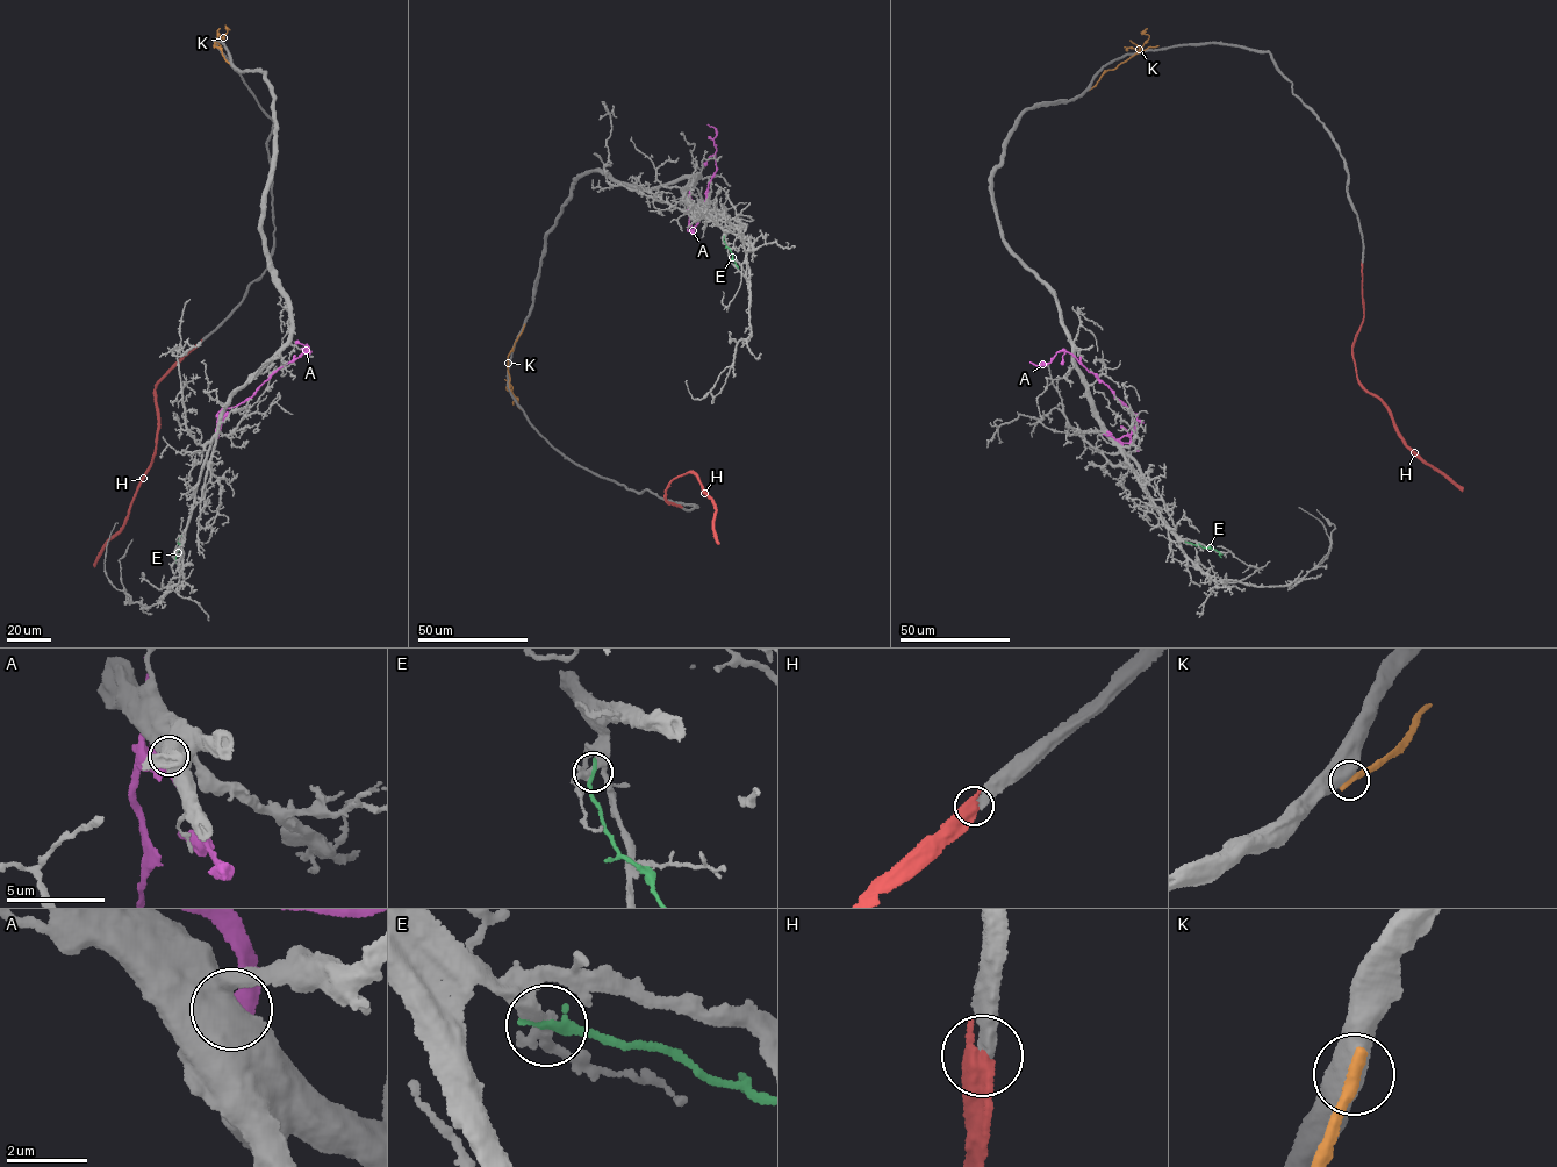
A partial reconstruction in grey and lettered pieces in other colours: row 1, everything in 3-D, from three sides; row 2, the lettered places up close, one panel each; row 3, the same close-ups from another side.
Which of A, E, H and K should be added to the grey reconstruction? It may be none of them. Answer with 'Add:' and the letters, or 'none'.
Add: H

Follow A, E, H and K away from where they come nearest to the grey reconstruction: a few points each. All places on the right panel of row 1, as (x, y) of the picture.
A: (1121, 449), (1119, 439), (1136, 427), (1138, 419), (1106, 385), (1067, 351), (1059, 350), (1046, 365), (1030, 362)
E: (1184, 542), (1215, 550), (1221, 557)
H: (1362, 263), (1364, 315), (1353, 345), (1357, 380), (1386, 407), (1410, 449), (1444, 473), (1462, 492)
K: (1089, 88), (1105, 71), (1139, 52), (1149, 36), (1145, 33), (1147, 28)

